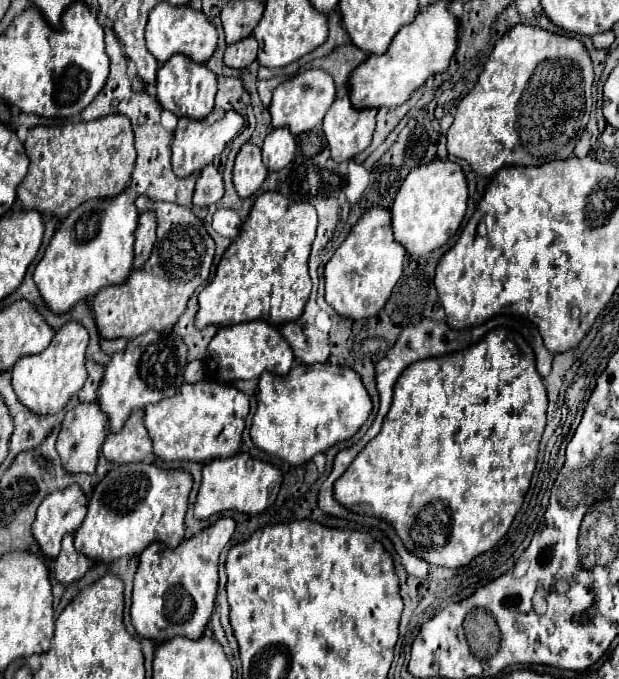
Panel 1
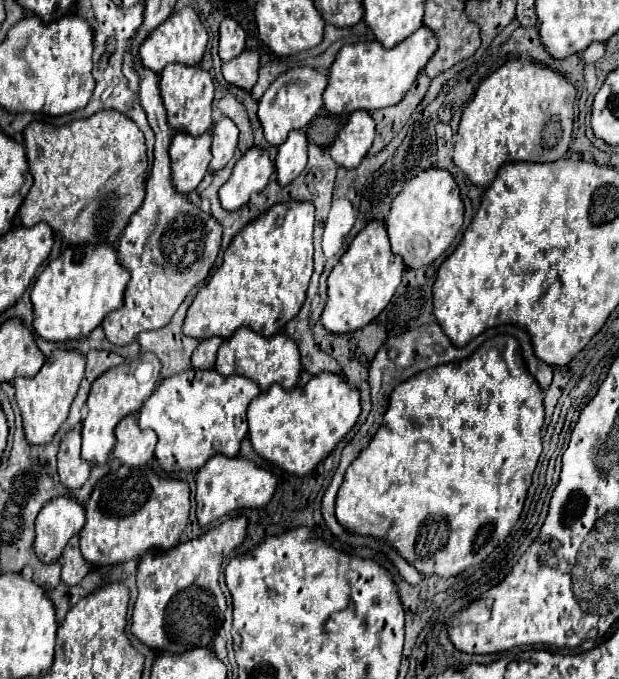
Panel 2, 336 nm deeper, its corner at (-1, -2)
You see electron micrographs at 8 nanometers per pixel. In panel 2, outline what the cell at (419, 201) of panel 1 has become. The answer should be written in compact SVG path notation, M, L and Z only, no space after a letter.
M426 169L404 185L396 201L392 201L390 215L386 219L388 239L392 251L400 255L406 267L420 269L438 259L454 241L464 223L464 205L460 199L460 187L452 173L444 169Z

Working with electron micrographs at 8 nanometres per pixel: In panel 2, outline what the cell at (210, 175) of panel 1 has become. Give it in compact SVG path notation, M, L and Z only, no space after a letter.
M220 117L214 123L214 143L212 143L212 161L210 161L210 171L216 173L224 169L224 165L232 159L238 143L238 127L226 119Z

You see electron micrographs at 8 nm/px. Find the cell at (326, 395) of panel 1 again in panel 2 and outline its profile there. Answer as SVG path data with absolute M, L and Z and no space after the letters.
M318 373L304 387L280 389L280 385L272 385L272 389L260 393L248 407L248 425L250 425L248 437L254 451L260 457L276 463L288 473L308 475L336 447L336 443L354 427L360 411L362 411L360 391L354 385L346 383L336 373Z

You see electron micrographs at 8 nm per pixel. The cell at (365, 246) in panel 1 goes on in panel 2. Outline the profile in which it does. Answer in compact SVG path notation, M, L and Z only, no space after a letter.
M370 221L354 237L348 251L328 275L328 303L322 311L322 325L330 333L350 333L368 325L390 303L402 281L404 269L404 261L394 255L388 245L386 225L380 221Z

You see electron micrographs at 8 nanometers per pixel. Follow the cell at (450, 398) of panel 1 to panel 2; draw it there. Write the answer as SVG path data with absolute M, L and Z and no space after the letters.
M498 335L484 345L476 349L474 355L470 355L464 361L438 365L432 369L426 369L424 373L412 375L410 379L396 385L396 389L390 395L388 409L384 413L382 427L372 437L368 447L356 457L356 461L348 467L344 483L336 497L336 519L344 529L356 535L372 535L378 539L388 541L410 565L414 565L422 575L438 575L438 577L454 577L462 573L464 569L482 563L510 533L514 523L518 521L522 513L522 505L526 499L526 493L532 485L532 475L538 463L538 457L542 453L542 441L540 441L540 429L544 421L544 405L542 405L542 389L536 385L536 379L528 373L520 343L512 335Z

